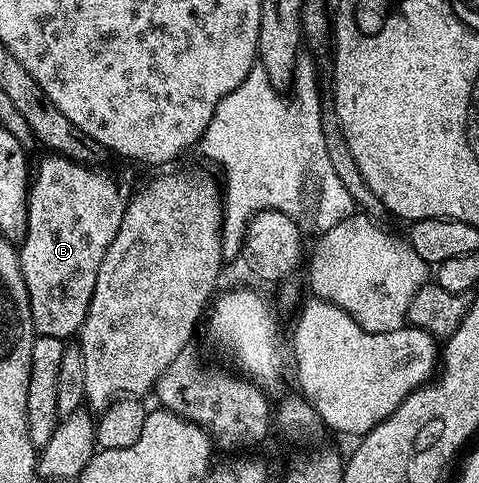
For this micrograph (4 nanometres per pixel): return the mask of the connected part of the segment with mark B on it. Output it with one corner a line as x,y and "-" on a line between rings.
61,155
44,156
48,157
41,159
37,169
35,166
30,181
28,231
24,236
26,243
19,246
18,252
37,334
41,337
69,339
79,334
88,315
102,259
106,259
106,251
110,251
110,243
114,243
118,227
122,227
126,196
123,187
110,174
103,173
100,167

